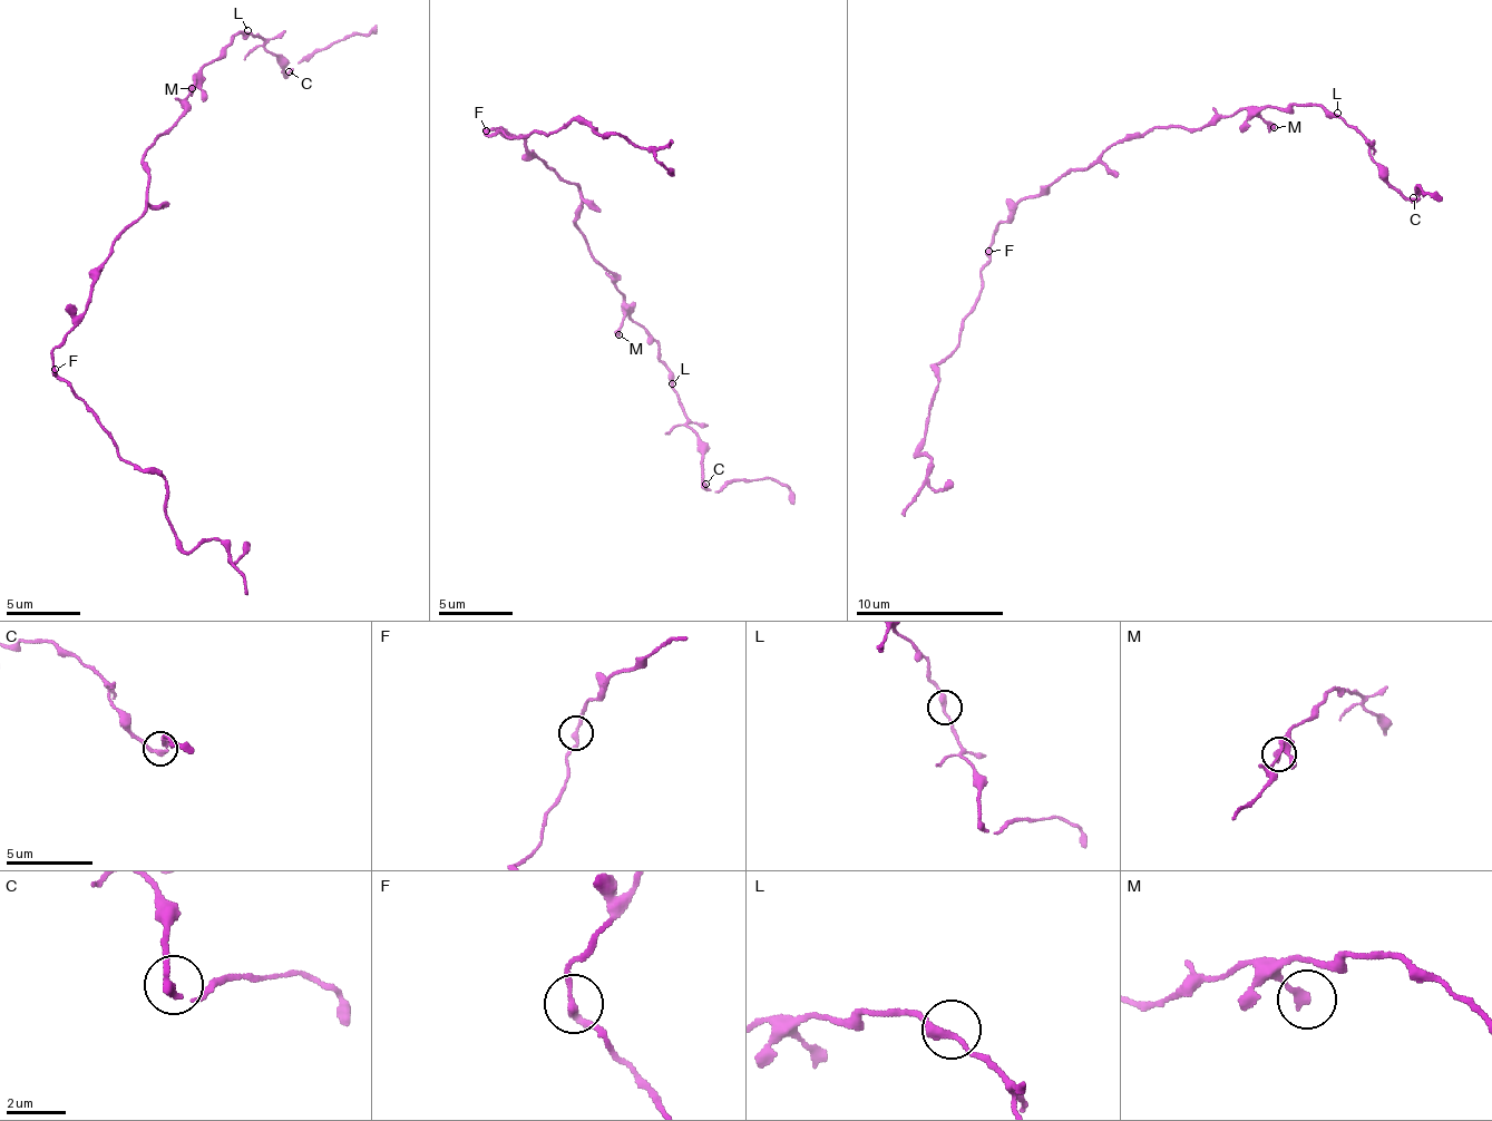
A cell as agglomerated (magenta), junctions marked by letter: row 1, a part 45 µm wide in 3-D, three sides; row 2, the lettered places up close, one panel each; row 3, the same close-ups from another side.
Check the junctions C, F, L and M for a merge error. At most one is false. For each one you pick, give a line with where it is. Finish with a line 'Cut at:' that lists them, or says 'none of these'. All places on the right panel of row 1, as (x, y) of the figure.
F: at (988, 251)
Cut at: F

